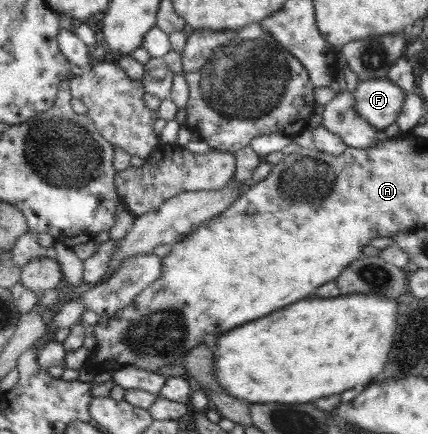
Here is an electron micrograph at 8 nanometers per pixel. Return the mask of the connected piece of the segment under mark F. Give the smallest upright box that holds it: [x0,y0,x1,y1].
[353,76,406,130]

